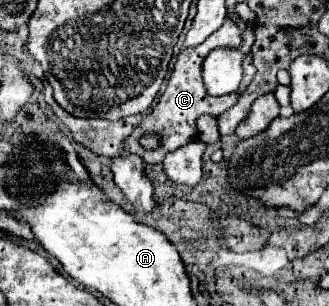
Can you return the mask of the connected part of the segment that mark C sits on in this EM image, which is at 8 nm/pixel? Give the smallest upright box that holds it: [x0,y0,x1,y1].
[124,21,242,163]

